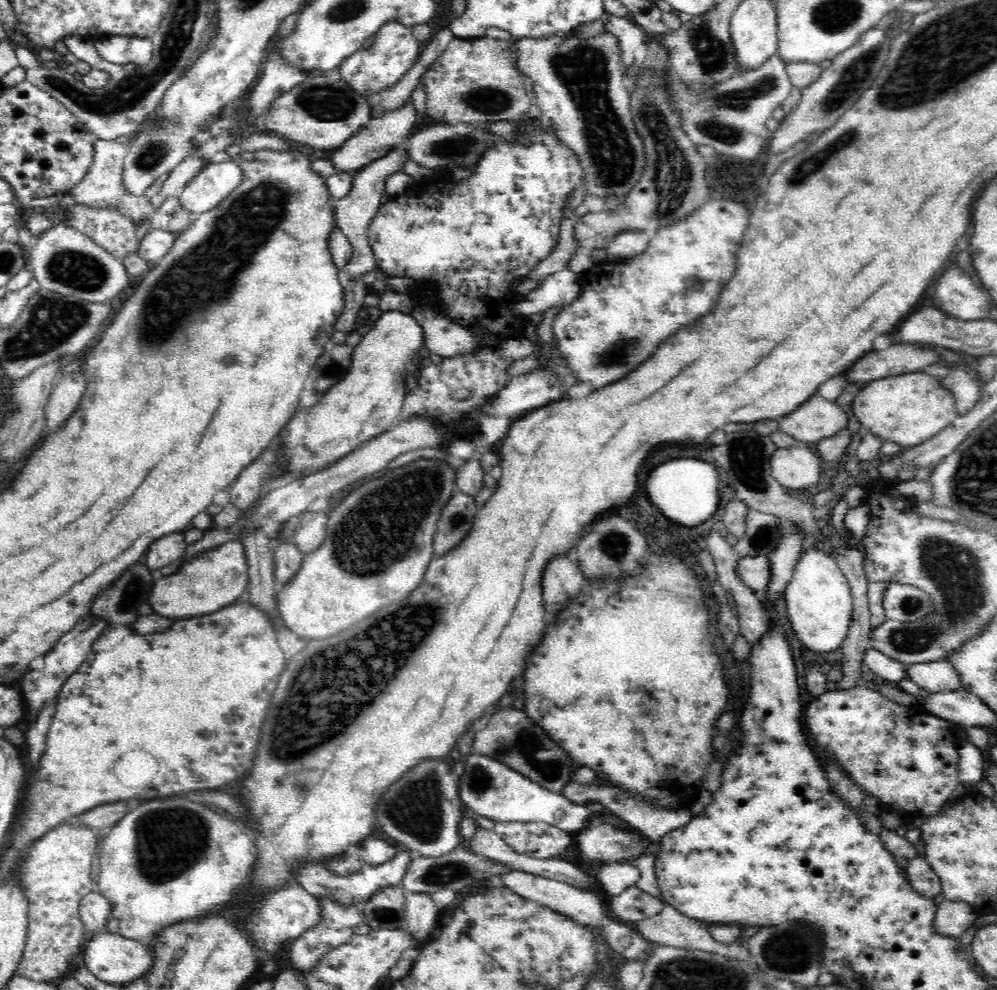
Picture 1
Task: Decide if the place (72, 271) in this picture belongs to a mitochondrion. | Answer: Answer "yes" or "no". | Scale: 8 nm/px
yes

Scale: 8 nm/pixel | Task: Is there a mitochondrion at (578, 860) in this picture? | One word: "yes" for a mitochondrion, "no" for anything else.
no

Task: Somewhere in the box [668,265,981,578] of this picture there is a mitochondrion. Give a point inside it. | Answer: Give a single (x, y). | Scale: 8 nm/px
(748, 452)

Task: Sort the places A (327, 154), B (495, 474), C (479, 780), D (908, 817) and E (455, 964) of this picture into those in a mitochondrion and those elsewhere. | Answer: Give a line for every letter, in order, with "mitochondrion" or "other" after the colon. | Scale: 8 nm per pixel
A: other
B: other
C: mitochondrion
D: other
E: other

